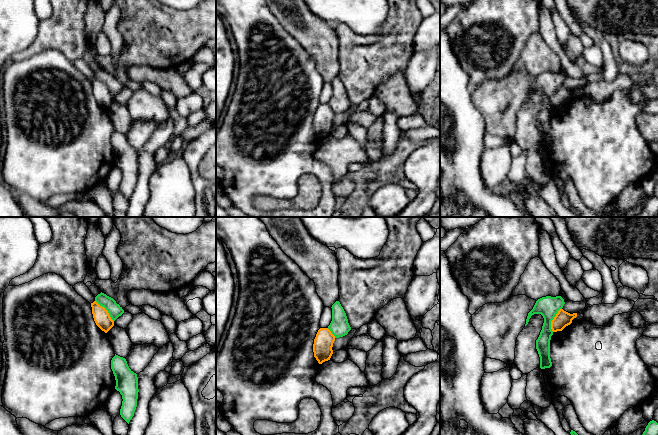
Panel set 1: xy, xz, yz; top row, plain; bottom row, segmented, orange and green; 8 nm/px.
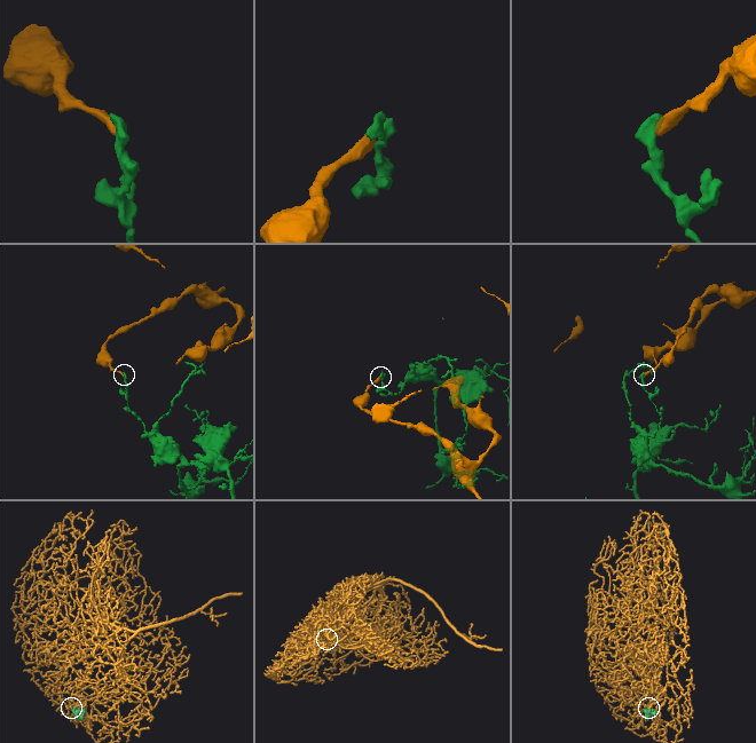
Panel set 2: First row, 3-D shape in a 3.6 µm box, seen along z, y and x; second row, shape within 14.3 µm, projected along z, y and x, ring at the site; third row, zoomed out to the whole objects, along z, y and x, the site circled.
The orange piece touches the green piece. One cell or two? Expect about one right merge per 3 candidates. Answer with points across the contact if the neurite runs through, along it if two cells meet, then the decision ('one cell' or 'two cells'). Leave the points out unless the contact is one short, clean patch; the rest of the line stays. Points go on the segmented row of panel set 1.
border yz (561, 308), (551, 321), (552, 331); two cells

